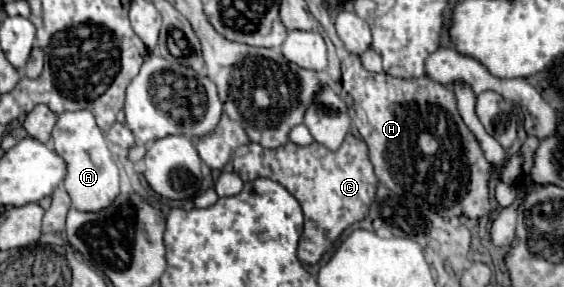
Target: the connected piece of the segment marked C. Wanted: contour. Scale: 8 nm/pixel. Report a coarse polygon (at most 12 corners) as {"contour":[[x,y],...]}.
{"contour":[[362,139],[232,157],[242,181],[268,177],[304,211],[302,265],[368,217],[378,179]]}

